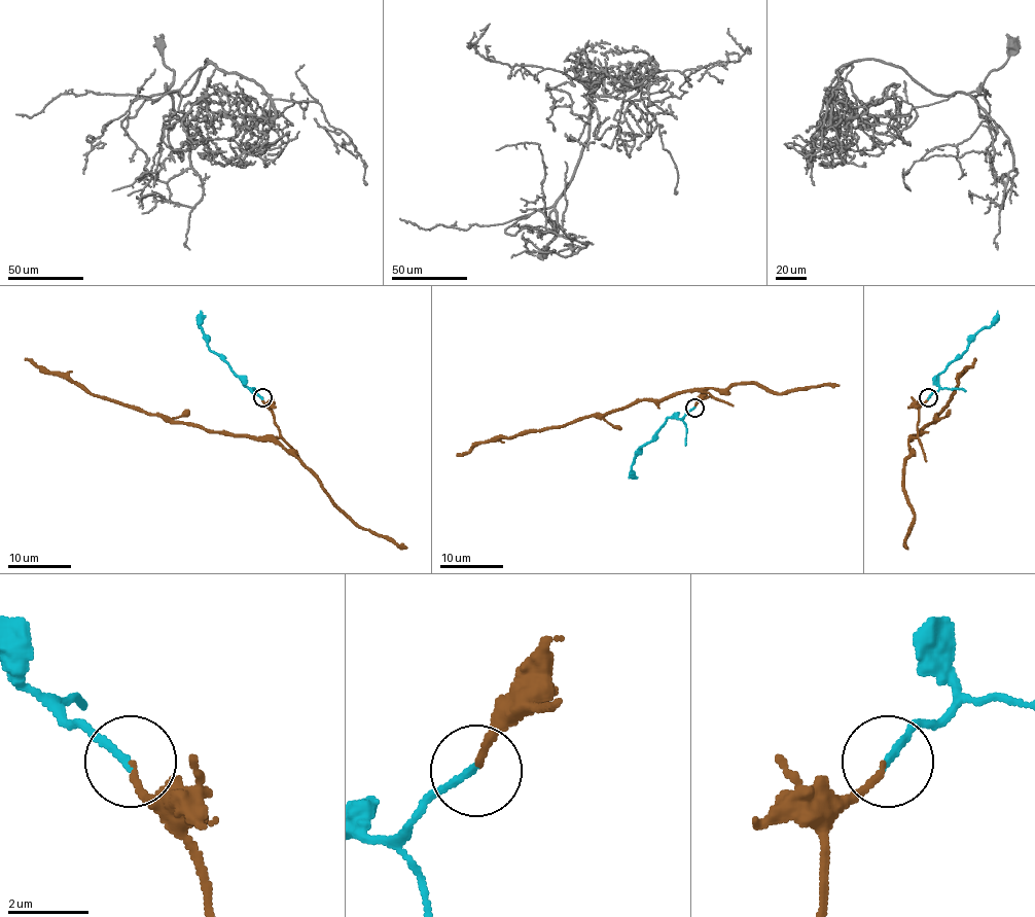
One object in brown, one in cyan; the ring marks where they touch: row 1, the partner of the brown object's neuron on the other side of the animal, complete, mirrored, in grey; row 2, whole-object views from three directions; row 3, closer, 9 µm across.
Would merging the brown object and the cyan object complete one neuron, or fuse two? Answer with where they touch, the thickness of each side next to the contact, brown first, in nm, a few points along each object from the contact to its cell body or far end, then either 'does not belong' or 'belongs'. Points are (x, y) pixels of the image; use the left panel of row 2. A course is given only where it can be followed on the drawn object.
at (262, 397); 140 nm thick on the brown side, 180 nm on the other; brown runs (262, 398), (280, 433), (278, 437), (209, 433), (202, 428), (90, 395), (61, 376), (43, 373), (25, 358); cyan runs (262, 398), (209, 347), (207, 337), (199, 326), (201, 311); belongs

